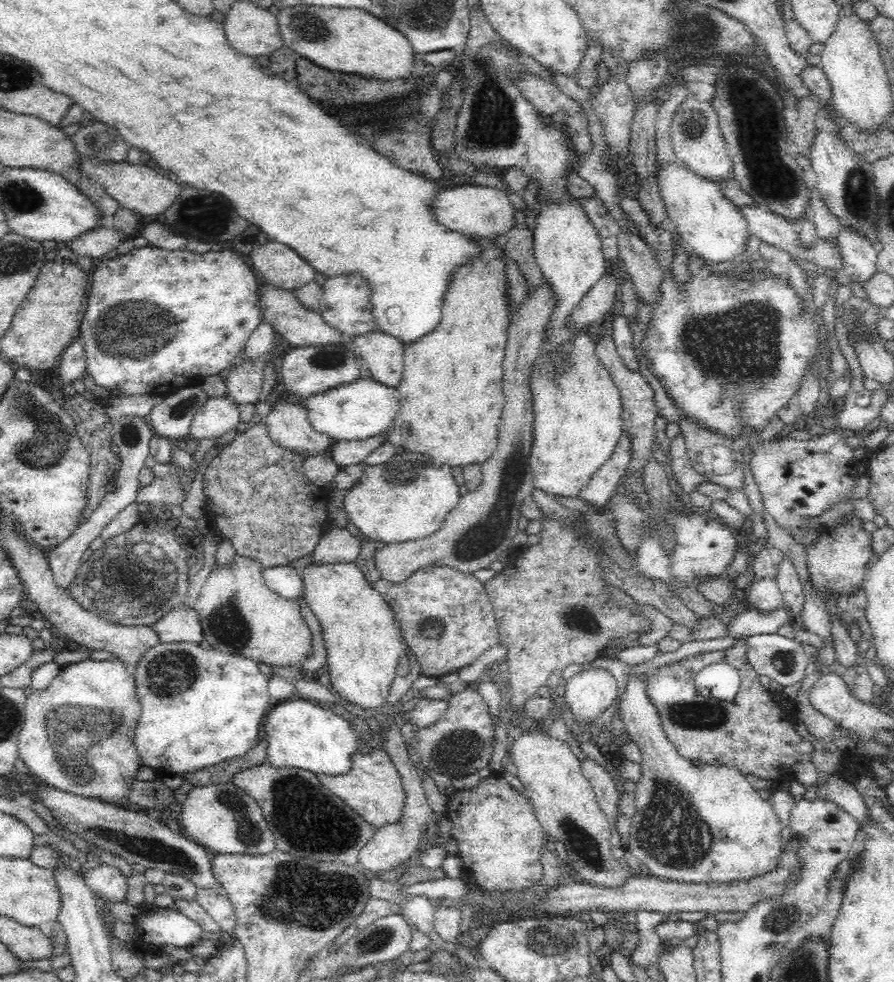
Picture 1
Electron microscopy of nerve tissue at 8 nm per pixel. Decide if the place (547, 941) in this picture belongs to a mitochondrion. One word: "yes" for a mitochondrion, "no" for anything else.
yes

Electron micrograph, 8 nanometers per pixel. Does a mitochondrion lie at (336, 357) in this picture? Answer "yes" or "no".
yes

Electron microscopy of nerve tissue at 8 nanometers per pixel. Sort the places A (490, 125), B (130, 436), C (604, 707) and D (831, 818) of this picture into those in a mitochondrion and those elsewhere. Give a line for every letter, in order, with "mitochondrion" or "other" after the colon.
A: mitochondrion
B: other
C: other
D: other

